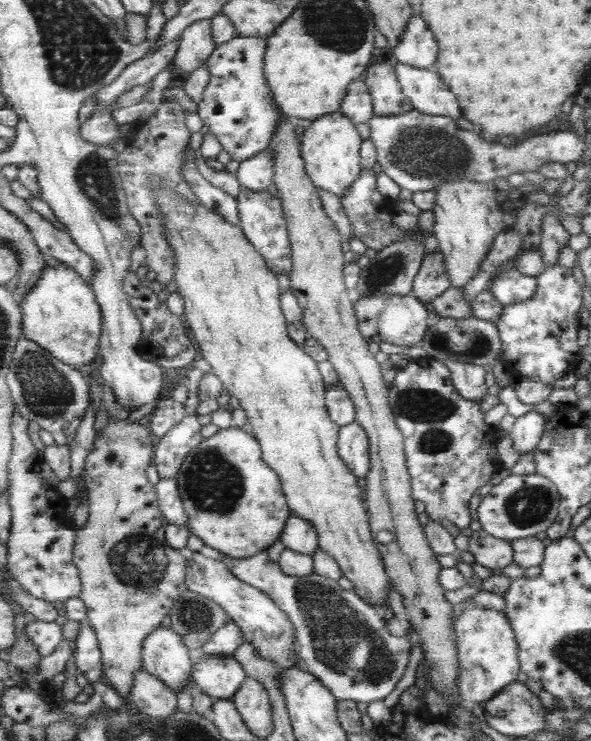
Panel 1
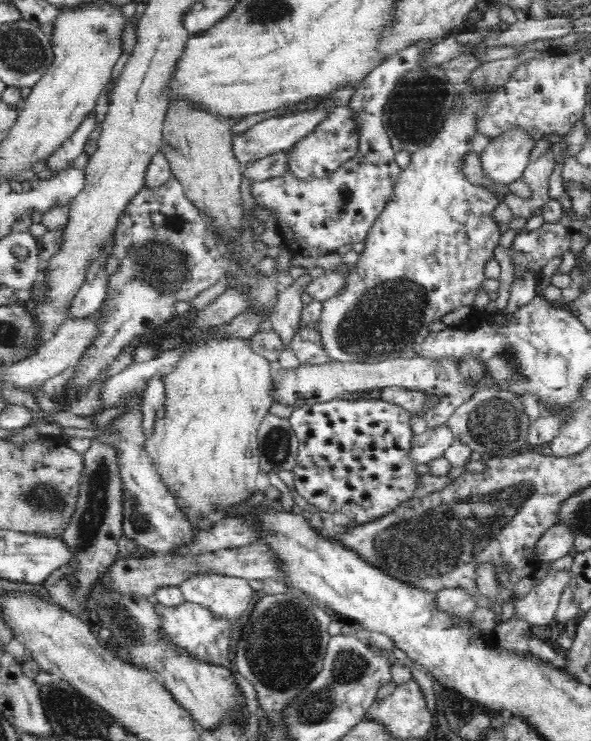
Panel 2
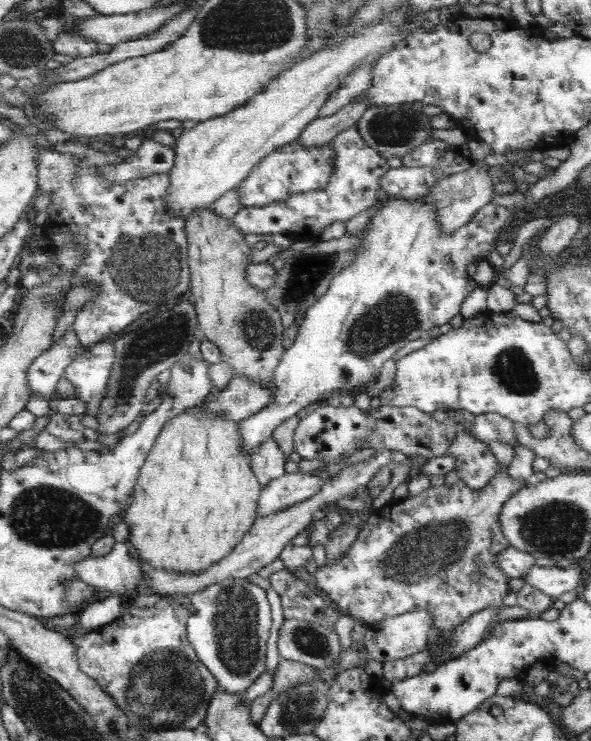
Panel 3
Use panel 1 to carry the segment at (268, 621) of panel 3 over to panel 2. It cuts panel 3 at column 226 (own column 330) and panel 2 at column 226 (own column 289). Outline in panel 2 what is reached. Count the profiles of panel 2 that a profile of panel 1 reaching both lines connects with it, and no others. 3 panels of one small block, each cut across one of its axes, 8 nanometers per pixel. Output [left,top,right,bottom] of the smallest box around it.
[180,571,257,621]

